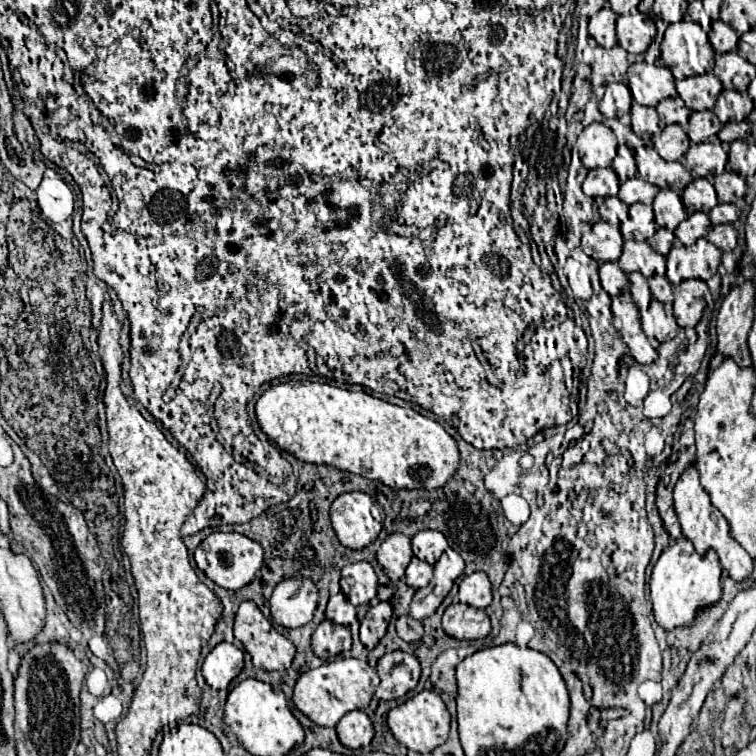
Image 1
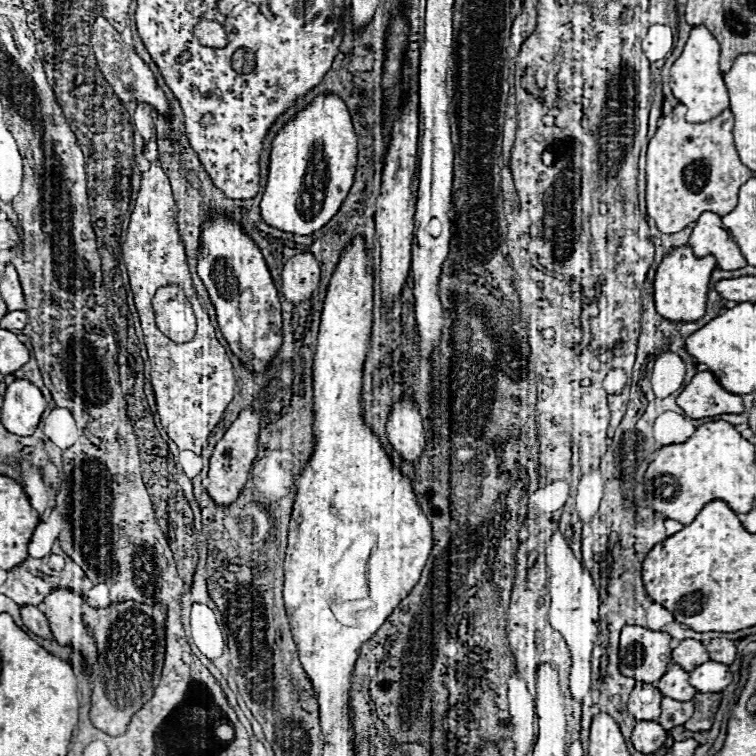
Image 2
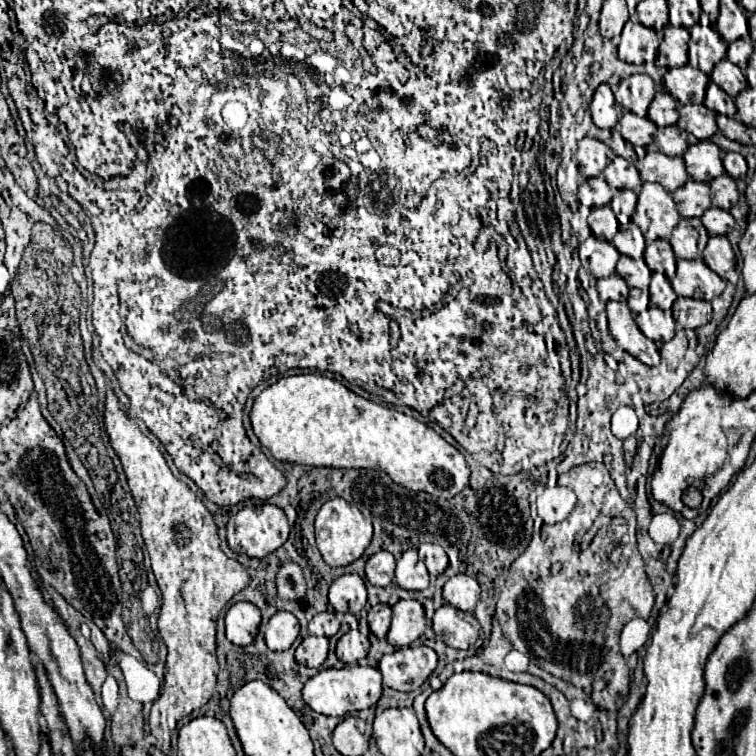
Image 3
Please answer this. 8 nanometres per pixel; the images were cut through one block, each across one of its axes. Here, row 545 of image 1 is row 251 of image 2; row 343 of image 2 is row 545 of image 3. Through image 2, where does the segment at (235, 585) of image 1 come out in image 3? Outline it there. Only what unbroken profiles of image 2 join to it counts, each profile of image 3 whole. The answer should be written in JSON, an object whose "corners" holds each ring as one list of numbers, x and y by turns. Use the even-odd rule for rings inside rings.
{"corners":[[272,504,244,506,226,524,228,546,236,554,242,554,242,556,248,556,248,558,264,558,264,556,272,554,274,550,278,550,288,540,288,532,290,532,290,528,288,528,286,514,278,506,272,506]]}

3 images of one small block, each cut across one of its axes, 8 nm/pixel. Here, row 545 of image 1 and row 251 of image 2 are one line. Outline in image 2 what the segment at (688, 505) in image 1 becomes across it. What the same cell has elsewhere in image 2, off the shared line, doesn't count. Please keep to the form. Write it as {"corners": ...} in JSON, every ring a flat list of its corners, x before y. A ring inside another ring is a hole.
{"corners":[[704,212,690,234,688,246,694,250,696,258,714,256,716,268,720,270,738,270,744,268,744,256,740,256,740,250,736,248,732,236,722,228,720,216,714,212]]}

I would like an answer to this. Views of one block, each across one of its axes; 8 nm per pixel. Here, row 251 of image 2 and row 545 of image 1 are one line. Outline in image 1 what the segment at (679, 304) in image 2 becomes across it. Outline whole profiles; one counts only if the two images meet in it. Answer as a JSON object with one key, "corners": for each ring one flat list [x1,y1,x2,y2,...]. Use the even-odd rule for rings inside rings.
{"corners":[[686,538,678,540,676,544,668,546,652,570,650,580,650,600,654,604,654,618,656,622,666,630,674,628,690,628,694,624,694,618,700,608,708,608,710,604,720,602,722,598,722,582,720,582,722,570,720,562,710,550,706,558,700,558]]}

